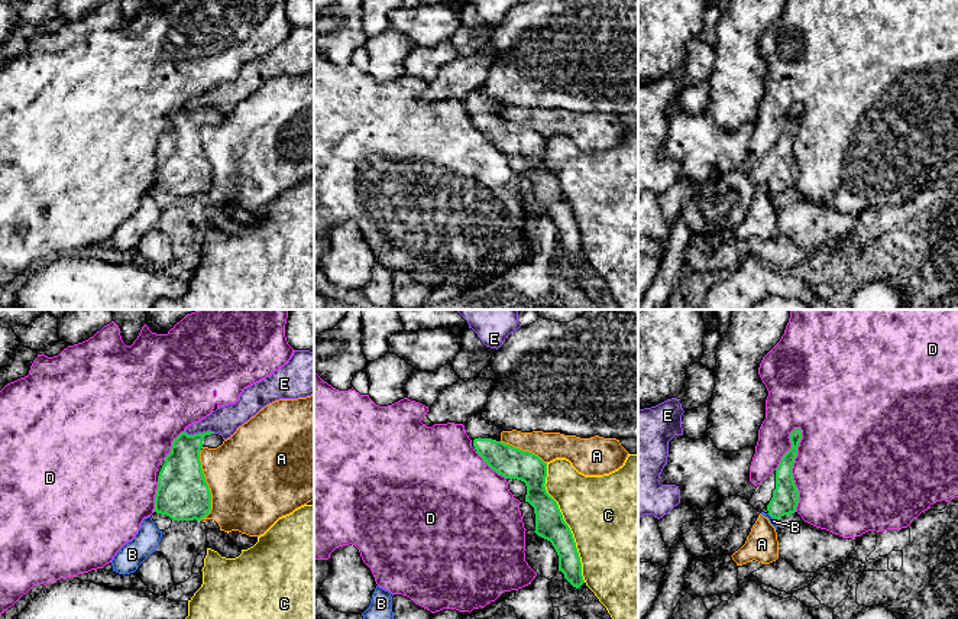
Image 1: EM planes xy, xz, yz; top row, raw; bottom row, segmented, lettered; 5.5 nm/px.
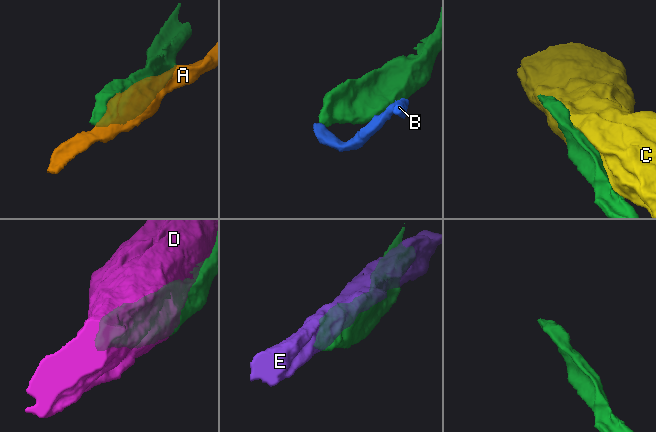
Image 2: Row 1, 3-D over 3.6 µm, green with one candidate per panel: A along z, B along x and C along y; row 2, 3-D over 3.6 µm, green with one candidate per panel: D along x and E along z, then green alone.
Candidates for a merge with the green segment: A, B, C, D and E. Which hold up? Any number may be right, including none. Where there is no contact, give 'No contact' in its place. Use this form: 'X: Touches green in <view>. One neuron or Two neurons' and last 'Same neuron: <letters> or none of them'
A: Touches green in xy. Two neurons
B: Touches green in yz. Two neurons
C: Touches green in xz. Two neurons
D: Touches green in yz. Two neurons
E: Touches green in xy. Two neurons
Same neuron: none of them

